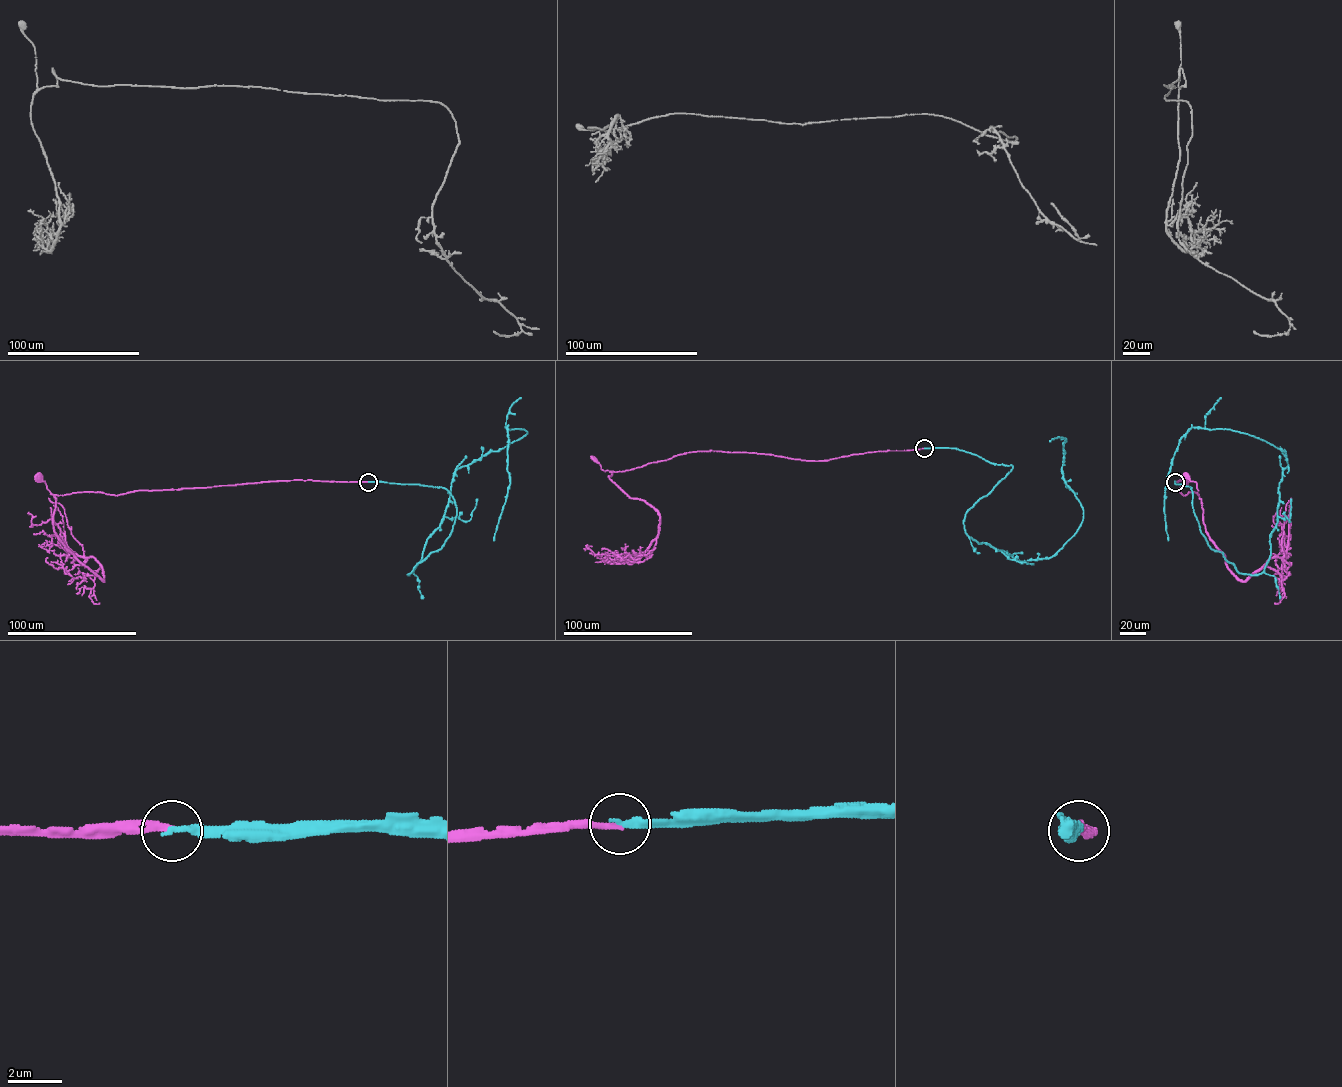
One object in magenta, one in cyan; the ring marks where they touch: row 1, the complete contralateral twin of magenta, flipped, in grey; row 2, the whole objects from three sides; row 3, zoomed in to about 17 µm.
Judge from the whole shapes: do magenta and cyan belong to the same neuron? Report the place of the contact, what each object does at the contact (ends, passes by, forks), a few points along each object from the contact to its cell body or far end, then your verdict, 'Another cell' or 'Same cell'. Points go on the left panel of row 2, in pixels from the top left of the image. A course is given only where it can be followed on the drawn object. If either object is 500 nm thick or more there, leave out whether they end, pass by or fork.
Place: (368, 482). At the ring magenta ends. At the ring cyan ends. Course of magenta: (369, 481), (273, 481), (130, 491), (117, 495), (85, 492), (60, 495), (52, 494), (38, 477). Course of cyan: (369, 481), (453, 498), (449, 537), (409, 574), (454, 472), (524, 429), (506, 427), (510, 482), (494, 540). Same cell

